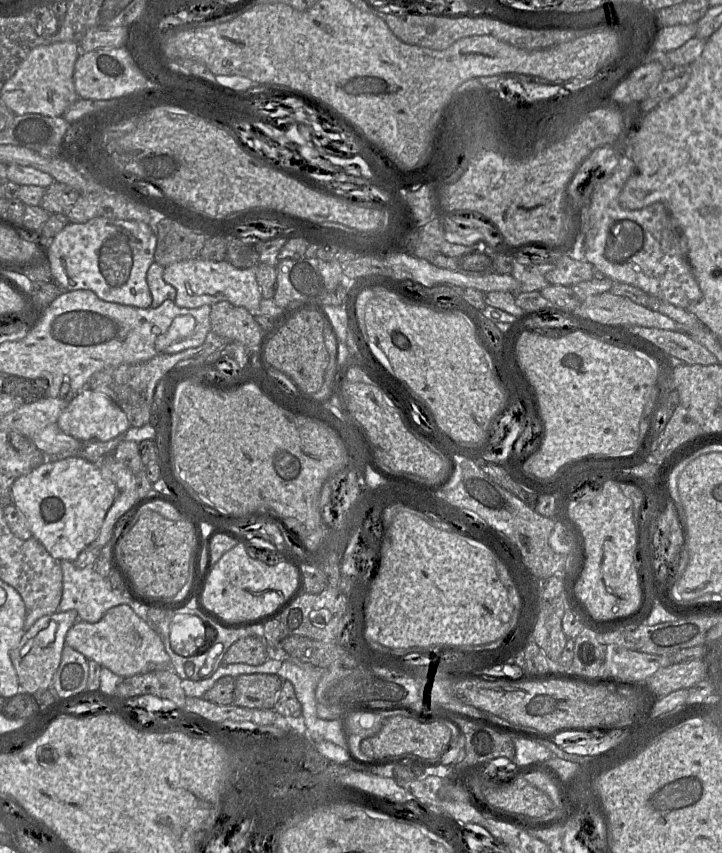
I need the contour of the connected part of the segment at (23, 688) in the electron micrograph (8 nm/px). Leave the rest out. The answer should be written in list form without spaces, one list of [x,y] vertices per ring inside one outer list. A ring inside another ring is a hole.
[[[76,610],[56,612],[38,619],[23,635],[18,646],[11,650],[10,658],[16,670],[20,692],[34,694],[38,690],[46,690],[52,685],[52,680],[61,662],[65,638],[69,629],[78,621]]]

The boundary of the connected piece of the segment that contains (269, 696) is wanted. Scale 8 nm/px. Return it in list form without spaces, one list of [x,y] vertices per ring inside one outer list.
[[[244,674],[236,678],[234,705],[252,709],[274,709],[283,679],[272,674]]]

